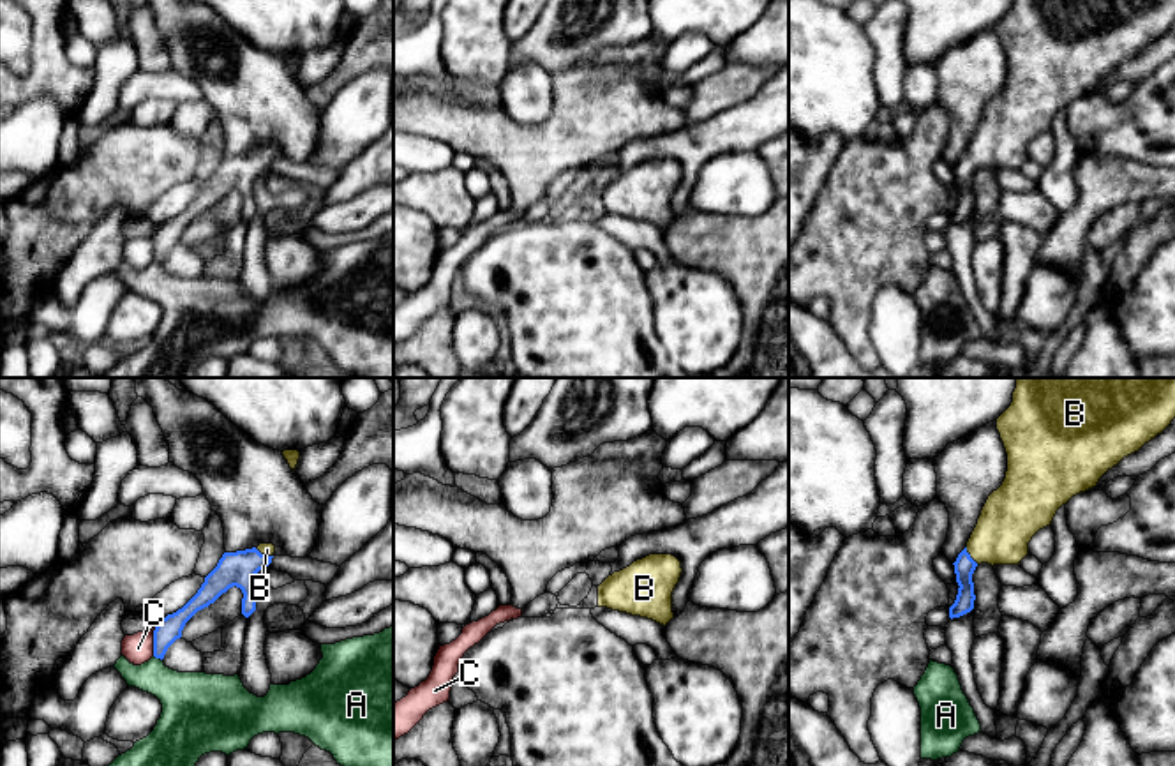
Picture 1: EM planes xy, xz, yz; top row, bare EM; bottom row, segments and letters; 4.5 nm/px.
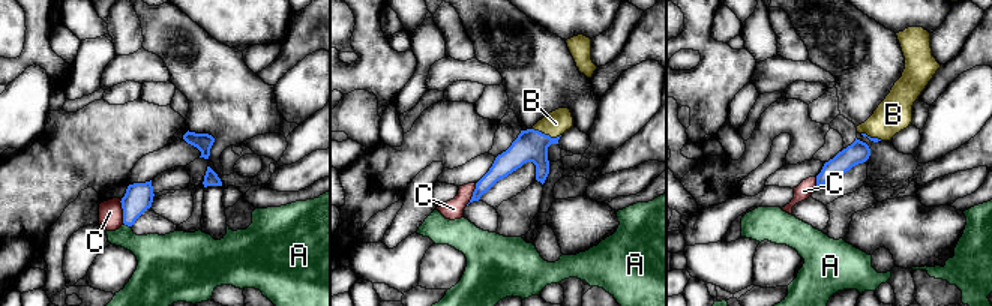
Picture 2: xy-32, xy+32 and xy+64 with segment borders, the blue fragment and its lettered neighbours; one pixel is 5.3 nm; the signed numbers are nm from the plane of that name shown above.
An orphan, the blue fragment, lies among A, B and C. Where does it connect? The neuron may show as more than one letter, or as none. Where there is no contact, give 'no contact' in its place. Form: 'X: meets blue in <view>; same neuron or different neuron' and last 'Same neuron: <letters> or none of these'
A: meets blue in xy; different neuron
B: meets blue in xy; same neuron
C: meets blue in xy; different neuron
Same neuron: B

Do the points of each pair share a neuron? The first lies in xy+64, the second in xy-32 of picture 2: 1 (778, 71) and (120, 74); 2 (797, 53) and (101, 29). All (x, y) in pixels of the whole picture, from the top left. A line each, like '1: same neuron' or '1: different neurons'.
1: same neuron
2: different neurons

